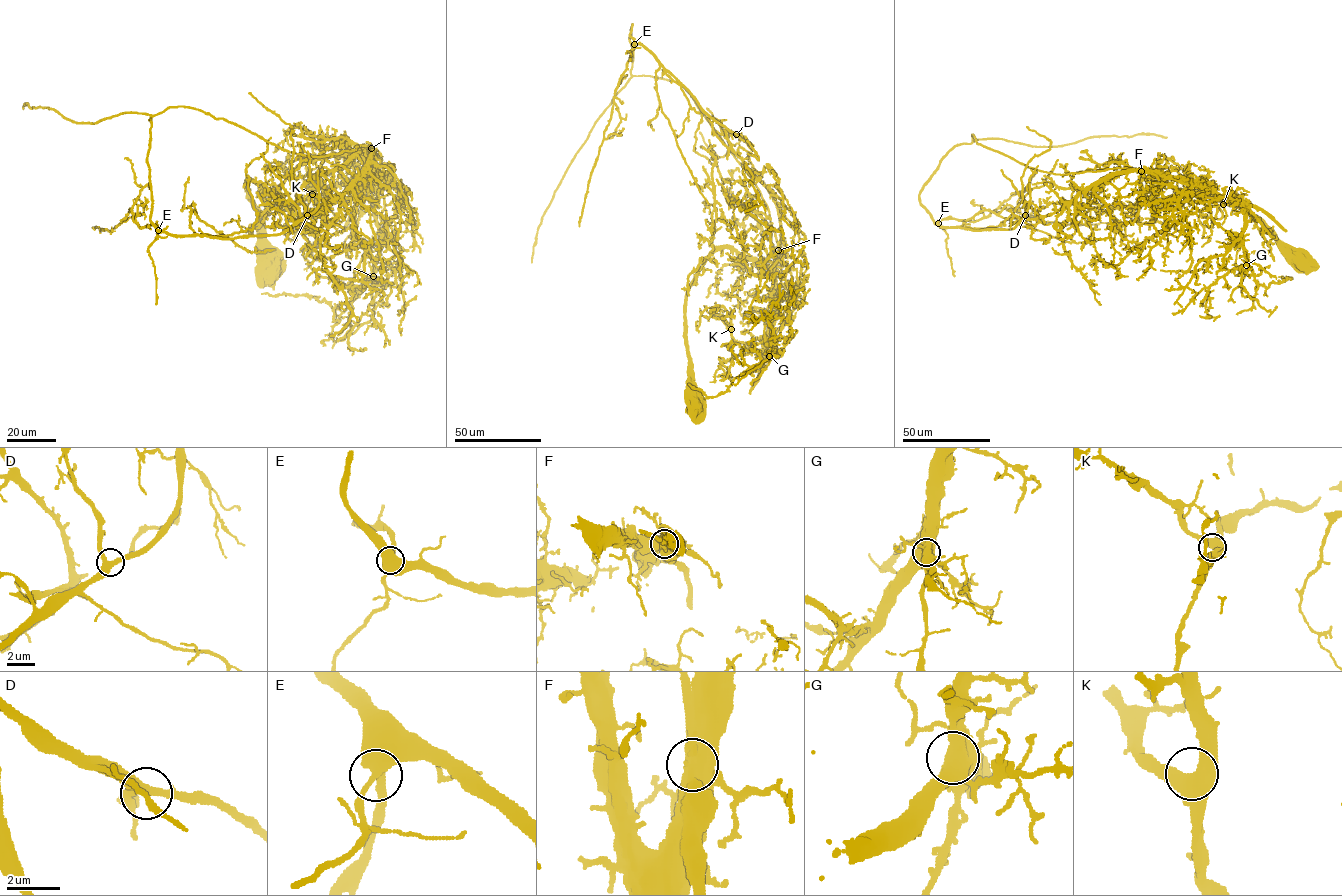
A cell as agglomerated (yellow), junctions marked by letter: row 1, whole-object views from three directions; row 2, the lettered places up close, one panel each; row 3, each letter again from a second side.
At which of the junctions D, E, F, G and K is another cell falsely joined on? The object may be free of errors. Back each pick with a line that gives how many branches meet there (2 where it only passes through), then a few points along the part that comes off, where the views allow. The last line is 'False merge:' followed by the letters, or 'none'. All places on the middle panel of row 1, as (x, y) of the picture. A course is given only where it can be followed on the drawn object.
F: Branches: 3. Course of the part to remove: (778, 250), (758, 189), (690, 94), (630, 73), (632, 24), (735, 134), (727, 129), (715, 157), (699, 132)
False merge: F

